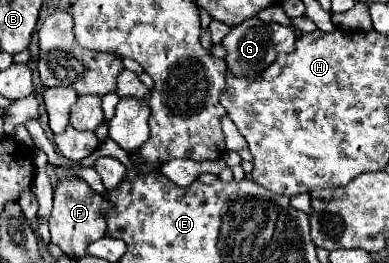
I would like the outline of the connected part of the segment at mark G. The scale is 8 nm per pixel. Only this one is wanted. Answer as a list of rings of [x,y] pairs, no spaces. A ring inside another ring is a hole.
[[[258,17],[248,19],[246,23],[230,29],[230,33],[222,39],[222,45],[226,49],[226,65],[228,65],[228,73],[234,77],[244,77],[244,79],[258,79],[258,75],[270,67],[270,63],[274,63],[274,59],[280,53],[290,53],[294,49],[294,31],[276,23],[262,23]]]

